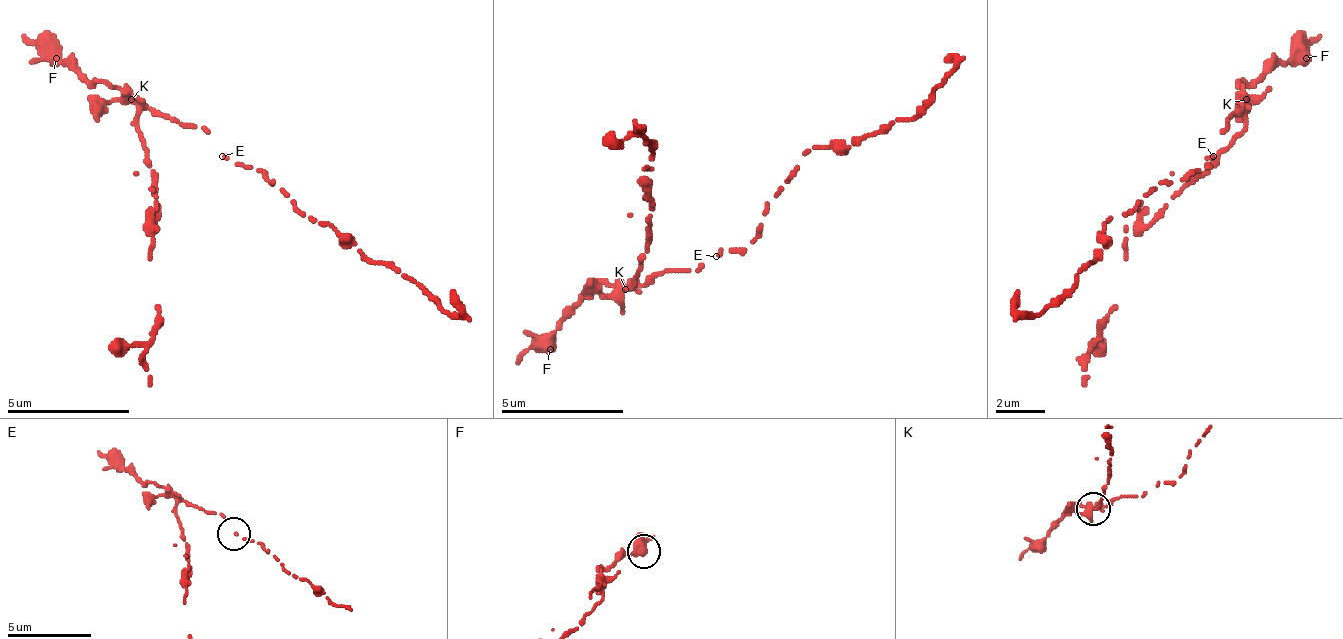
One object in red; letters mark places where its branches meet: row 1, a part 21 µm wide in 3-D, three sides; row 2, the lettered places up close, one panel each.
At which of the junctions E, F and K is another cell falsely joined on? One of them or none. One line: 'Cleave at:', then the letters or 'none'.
Cleave at: K

